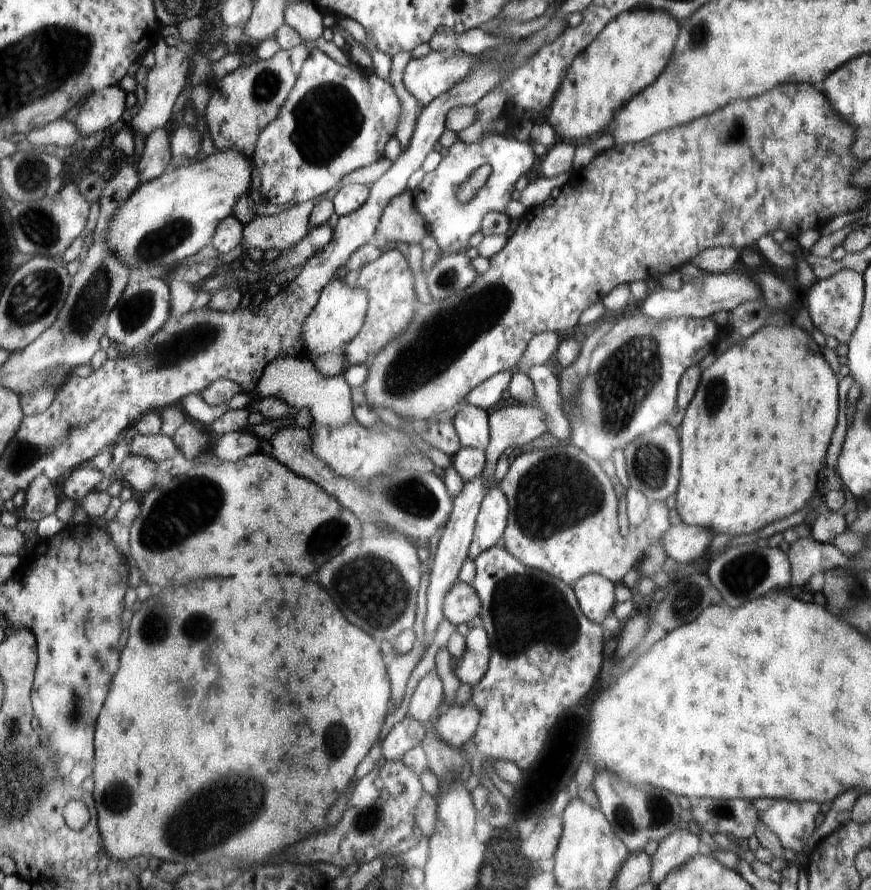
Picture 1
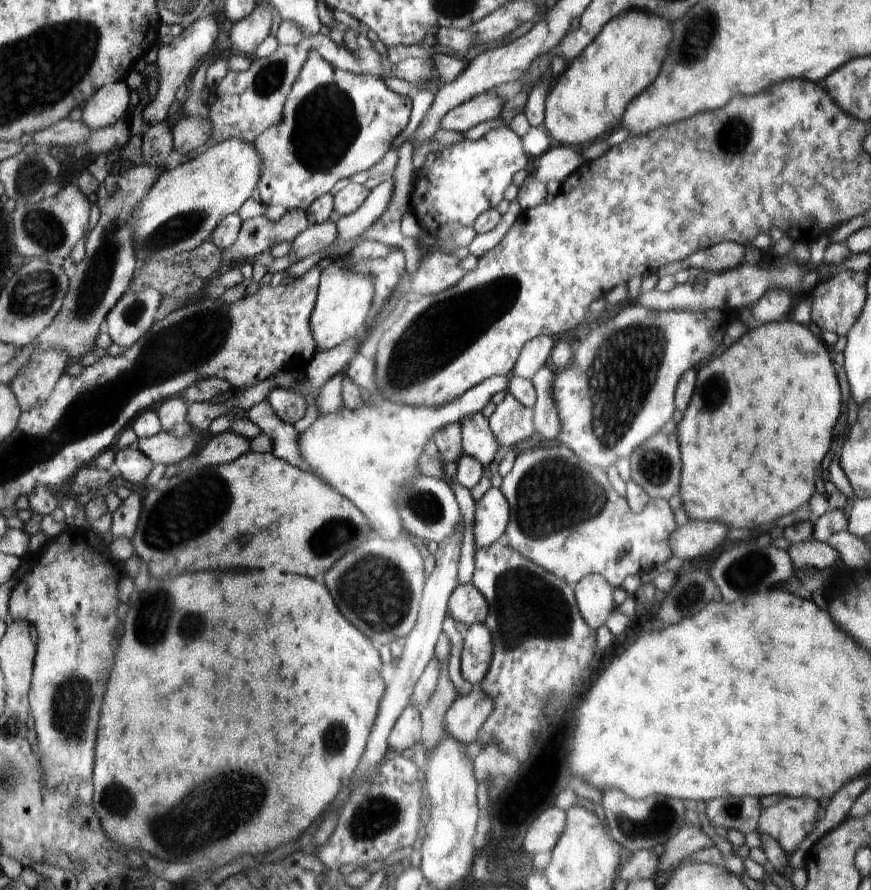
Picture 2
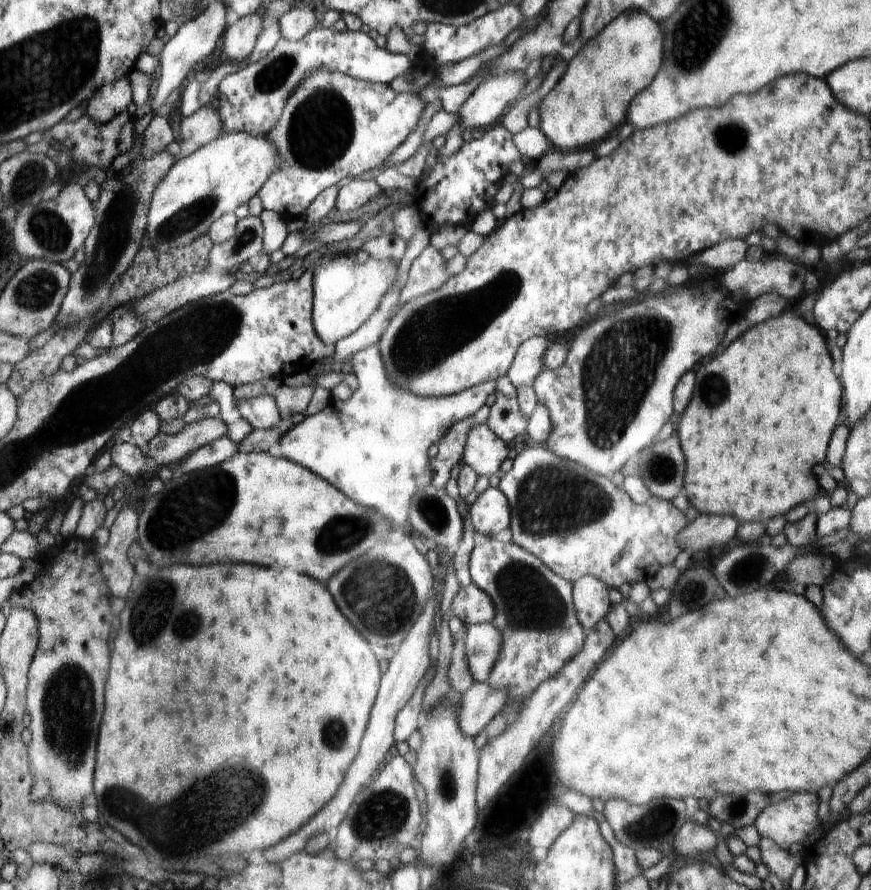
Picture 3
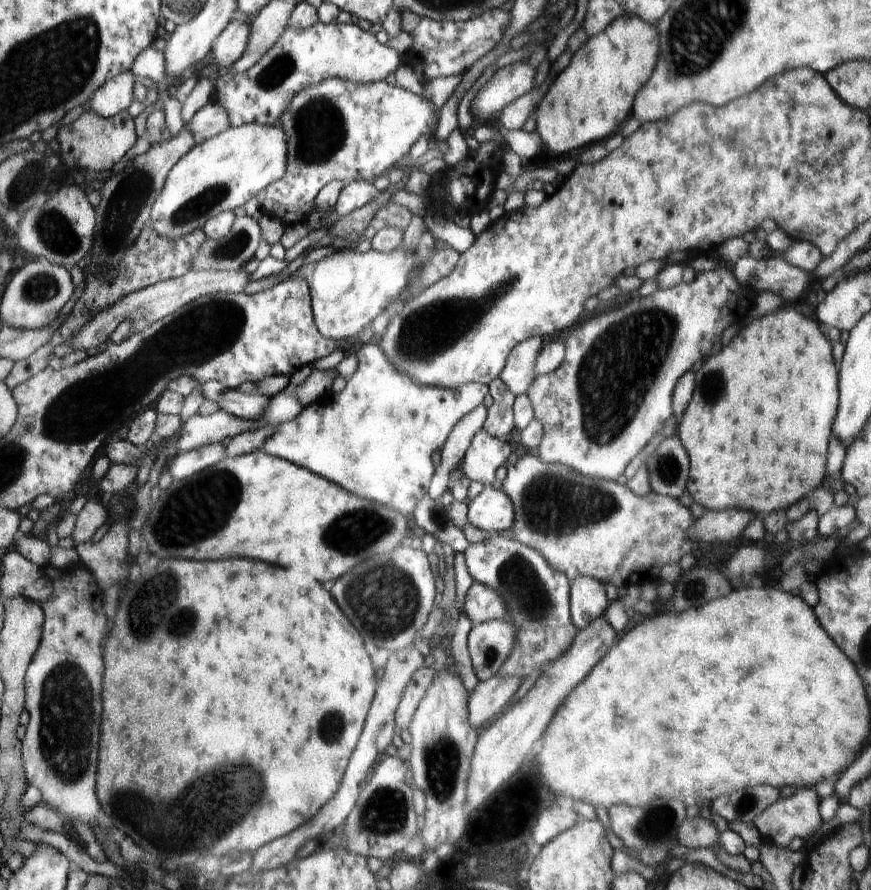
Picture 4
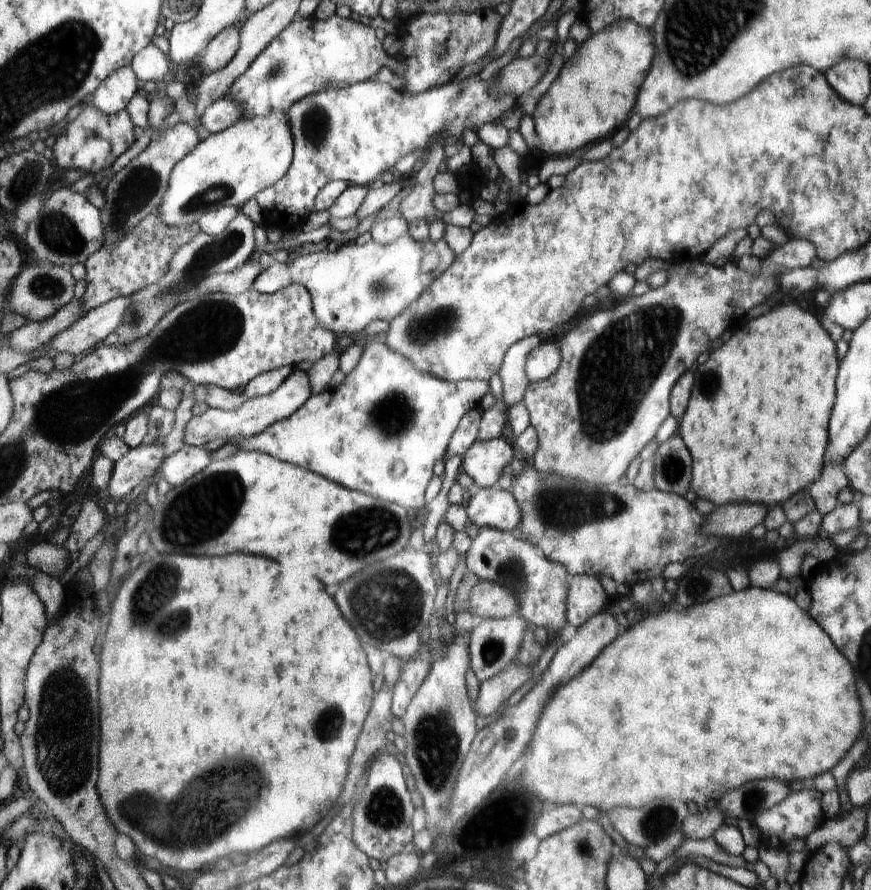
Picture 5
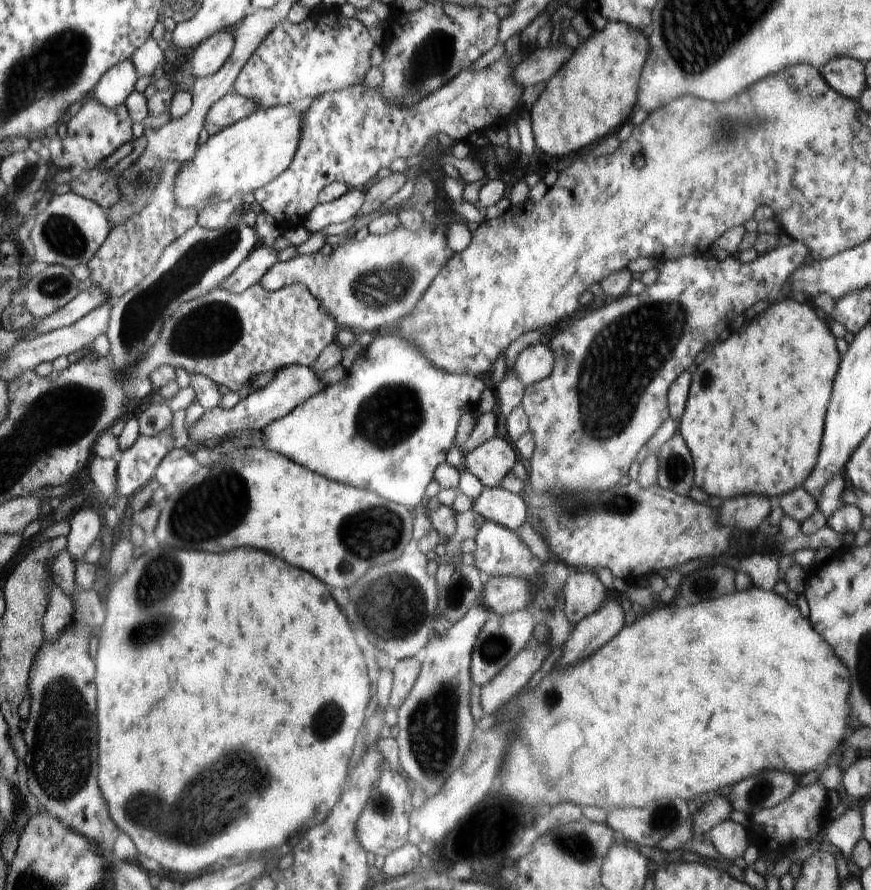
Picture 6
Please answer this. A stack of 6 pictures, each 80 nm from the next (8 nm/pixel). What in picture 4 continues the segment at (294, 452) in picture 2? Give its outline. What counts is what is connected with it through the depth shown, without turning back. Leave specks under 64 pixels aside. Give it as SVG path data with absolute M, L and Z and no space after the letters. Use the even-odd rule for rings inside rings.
M228 389L222 400L219 400L220 410L245 421L262 419L269 409L272 396L262 393L249 395L236 389Z

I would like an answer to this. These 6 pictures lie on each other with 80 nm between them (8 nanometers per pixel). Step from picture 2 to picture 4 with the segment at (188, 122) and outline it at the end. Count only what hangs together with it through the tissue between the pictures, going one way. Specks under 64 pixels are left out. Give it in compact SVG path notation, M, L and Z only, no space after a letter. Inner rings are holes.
M211 101L192 116L186 128L191 132L195 142L202 142L230 126L227 110L217 102Z

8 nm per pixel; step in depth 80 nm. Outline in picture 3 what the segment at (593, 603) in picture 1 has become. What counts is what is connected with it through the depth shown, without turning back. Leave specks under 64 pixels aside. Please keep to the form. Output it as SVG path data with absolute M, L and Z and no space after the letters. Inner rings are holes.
M586 575L573 584L573 605L578 620L586 630L600 624L610 610L608 588L601 579Z

